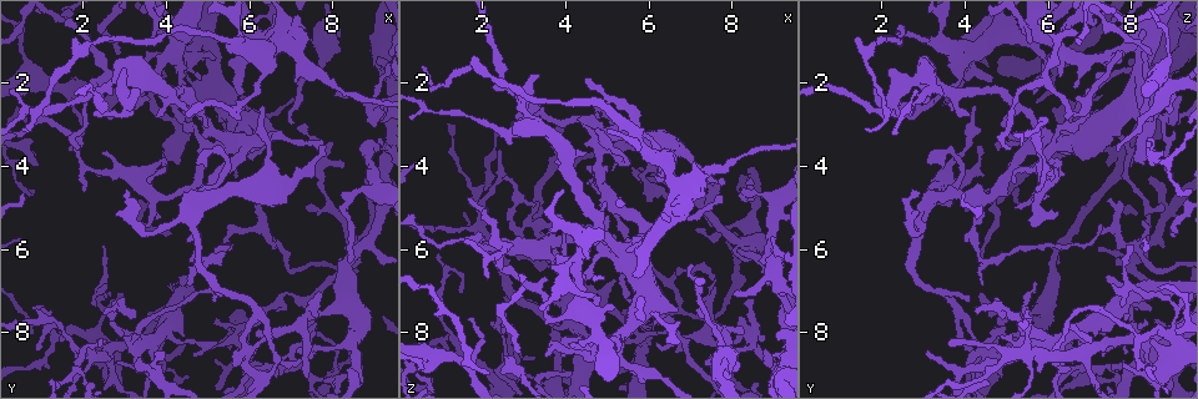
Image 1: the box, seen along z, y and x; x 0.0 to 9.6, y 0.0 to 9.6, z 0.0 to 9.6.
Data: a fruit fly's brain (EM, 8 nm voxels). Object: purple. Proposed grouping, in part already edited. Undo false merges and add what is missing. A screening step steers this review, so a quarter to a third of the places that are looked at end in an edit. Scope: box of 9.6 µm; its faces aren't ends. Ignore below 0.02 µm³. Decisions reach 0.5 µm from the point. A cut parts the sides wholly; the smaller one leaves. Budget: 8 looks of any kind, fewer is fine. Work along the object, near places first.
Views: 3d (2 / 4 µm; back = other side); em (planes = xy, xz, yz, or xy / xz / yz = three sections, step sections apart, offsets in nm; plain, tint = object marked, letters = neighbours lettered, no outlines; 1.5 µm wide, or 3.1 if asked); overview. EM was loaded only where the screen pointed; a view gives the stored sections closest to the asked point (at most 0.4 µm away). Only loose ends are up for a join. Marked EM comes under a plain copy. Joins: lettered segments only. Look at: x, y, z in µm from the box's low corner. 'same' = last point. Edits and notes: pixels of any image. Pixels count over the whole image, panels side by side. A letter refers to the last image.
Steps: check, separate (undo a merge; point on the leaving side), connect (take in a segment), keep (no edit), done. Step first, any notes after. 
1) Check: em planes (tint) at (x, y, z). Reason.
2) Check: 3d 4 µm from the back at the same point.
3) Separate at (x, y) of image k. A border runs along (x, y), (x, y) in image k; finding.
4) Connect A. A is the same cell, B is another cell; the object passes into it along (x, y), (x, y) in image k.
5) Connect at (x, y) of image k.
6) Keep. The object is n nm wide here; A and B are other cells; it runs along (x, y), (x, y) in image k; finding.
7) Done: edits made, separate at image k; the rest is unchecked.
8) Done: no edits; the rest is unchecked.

Check: em xz step 4 (tint) at (6.30, 8.20, 4.55). A fork.

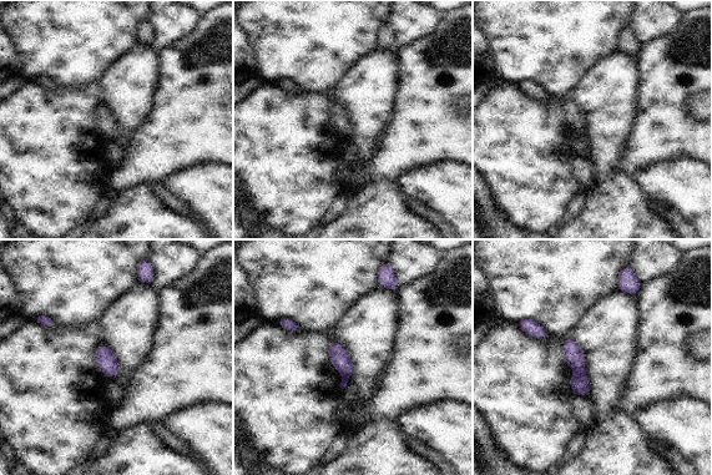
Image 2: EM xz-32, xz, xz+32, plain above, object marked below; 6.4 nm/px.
Check: em planes (letters) at the same point.

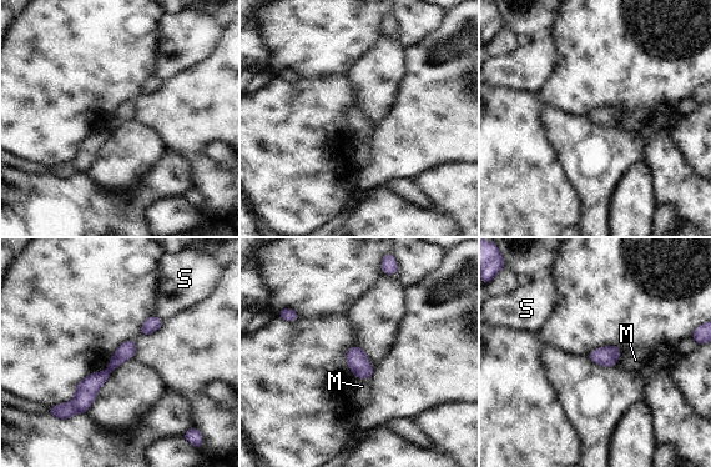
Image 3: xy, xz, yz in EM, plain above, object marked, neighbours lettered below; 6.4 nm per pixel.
Separate at (62, 411) of image 3. The object is 110 nm wide here; M and S are other cells; a border runs along (70, 402), (76, 411) in image 3; a second neuron is stuck on.

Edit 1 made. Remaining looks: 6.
Check: 3d 2 µm at (4.40, 8.25, 6.90). Free end.

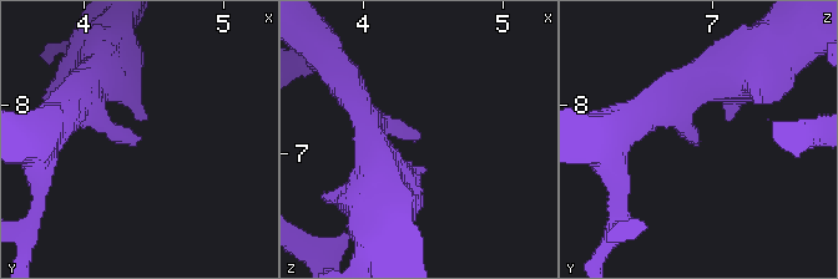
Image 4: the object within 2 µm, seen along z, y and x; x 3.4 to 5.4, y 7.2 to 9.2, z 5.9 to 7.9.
Check: em planes (letters) at (4.40, 8.26, 6.90).

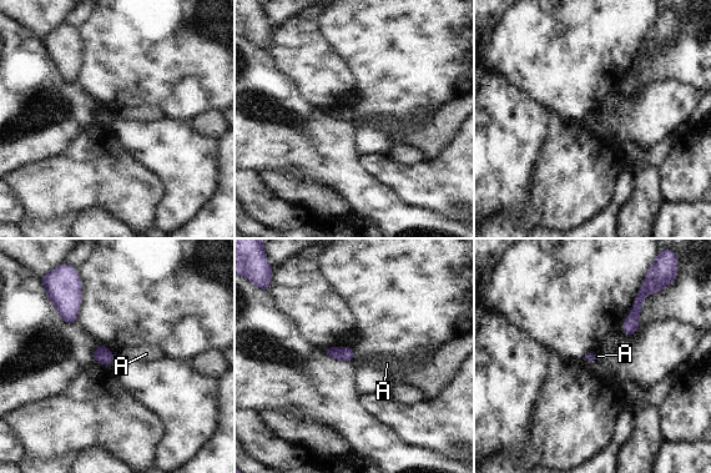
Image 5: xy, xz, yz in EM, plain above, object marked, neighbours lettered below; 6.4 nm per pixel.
Keep. A is another cell; a border runs along (112, 353), (115, 357) in image 5; none of them fits.

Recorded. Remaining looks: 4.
Check: em planes (letters) at (4.40, 4.75, 2.90). Branch stops here.

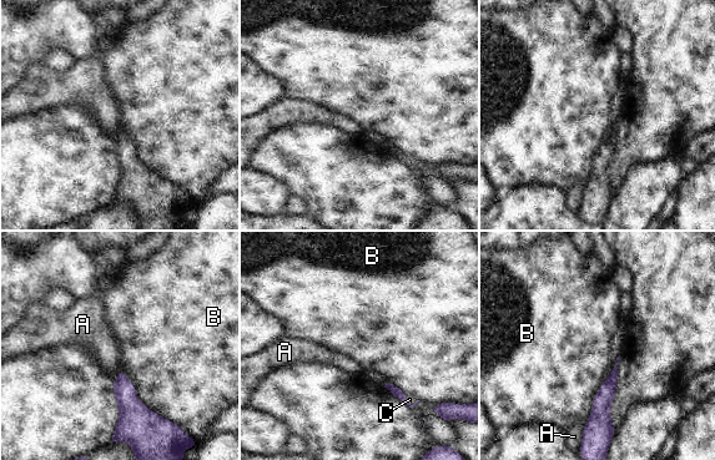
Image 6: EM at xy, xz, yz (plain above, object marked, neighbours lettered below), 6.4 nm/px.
Keep. The longest contact is with B, 550 nm; A, B and C are other cells; a border runs along (119, 369), (149, 409), (182, 429) in image 6; no lettered segment goes on from it.

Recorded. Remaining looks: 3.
Done: edits made, separate at image 3; the rest is unchecked.

